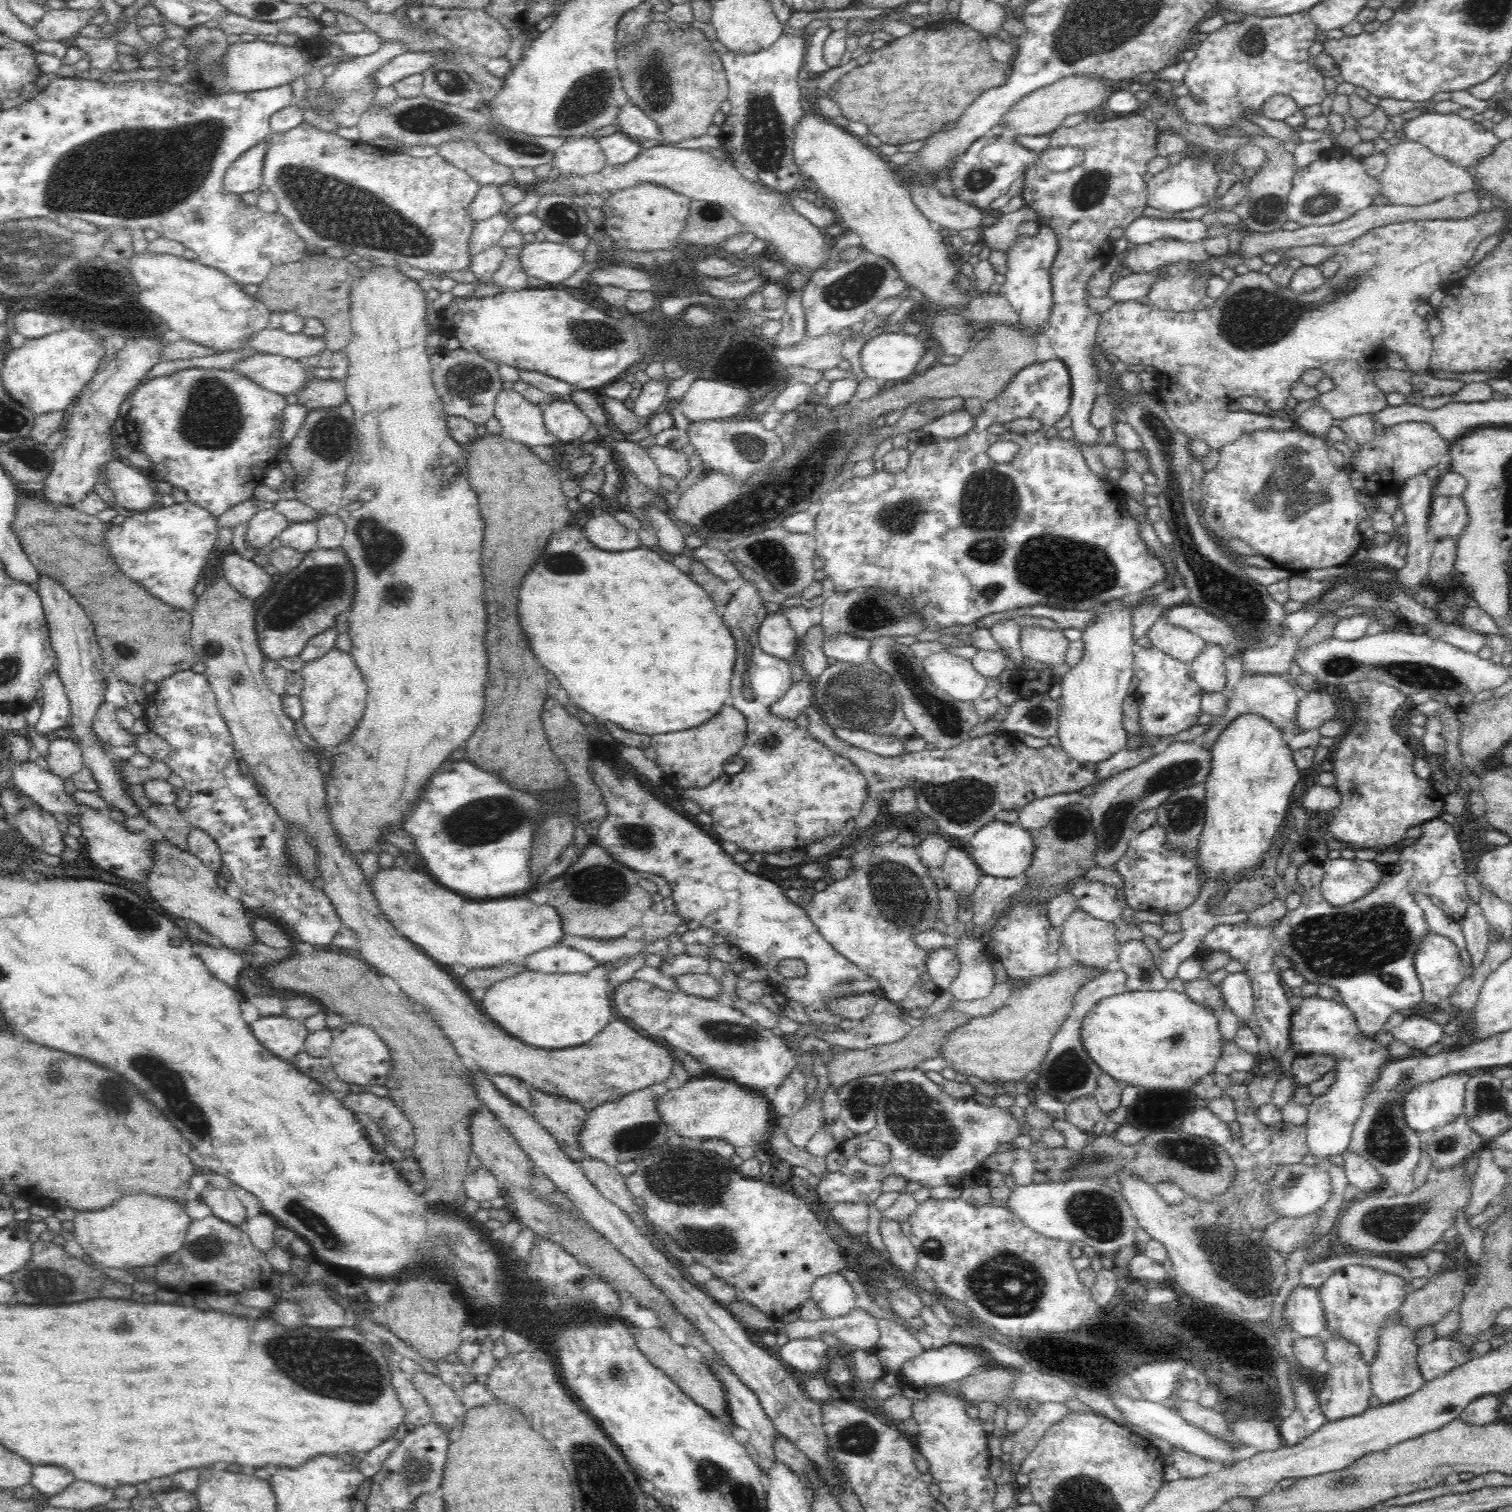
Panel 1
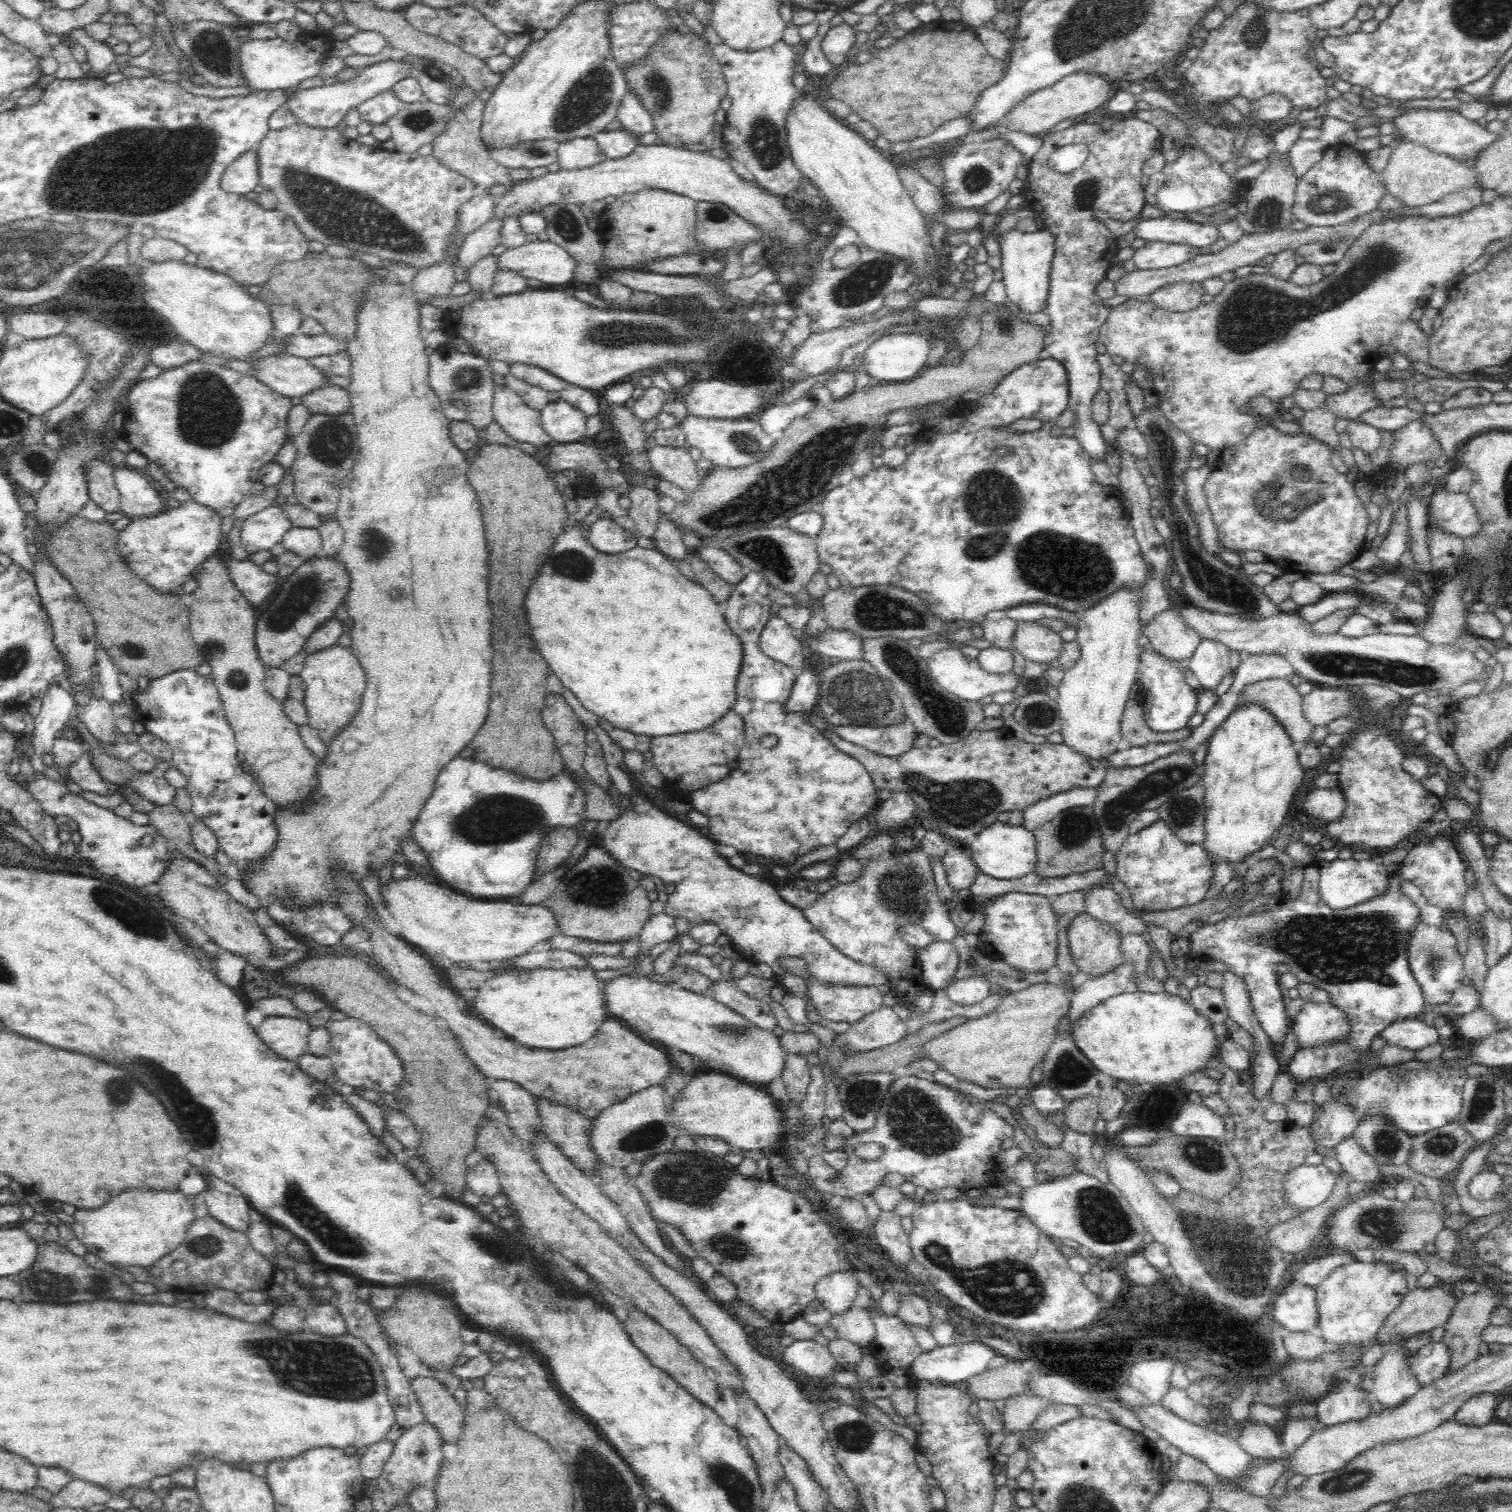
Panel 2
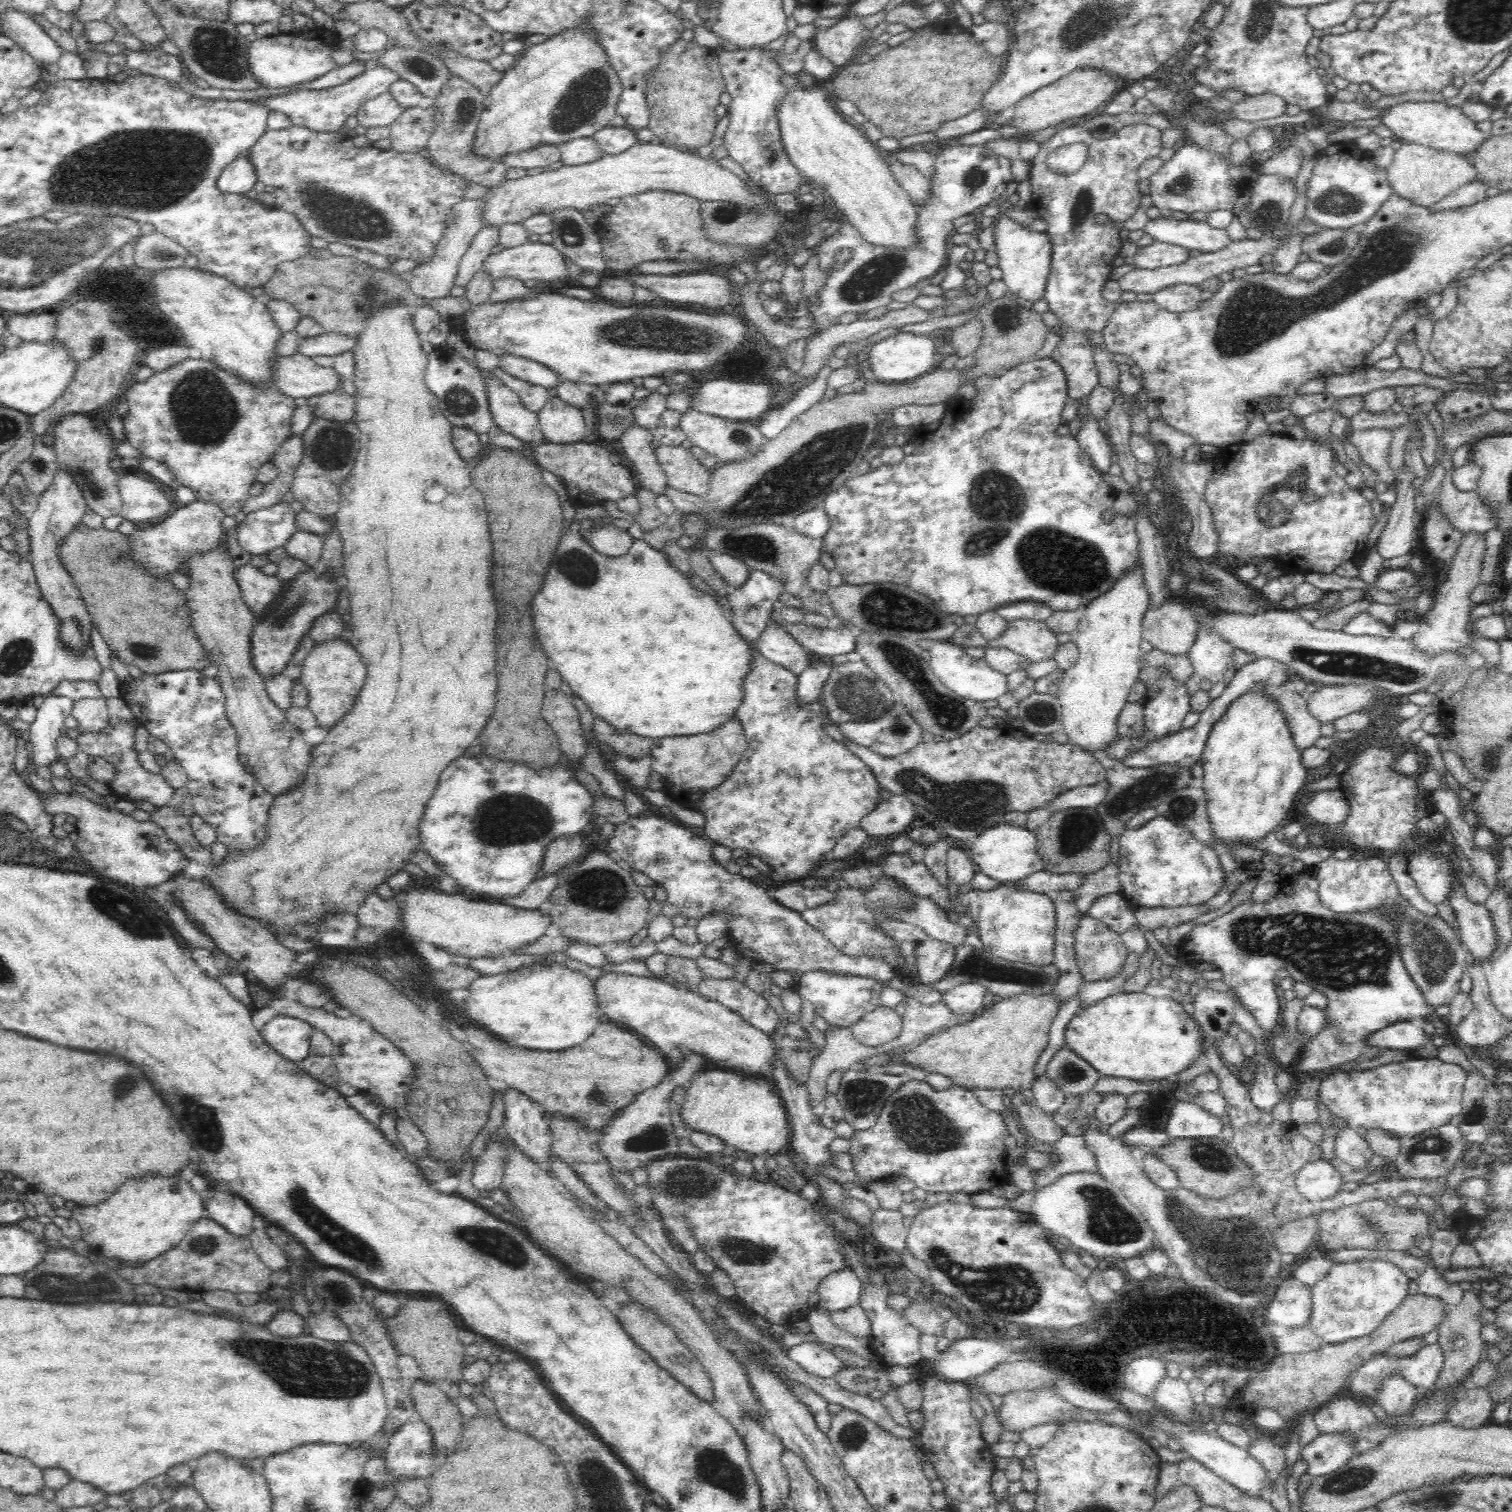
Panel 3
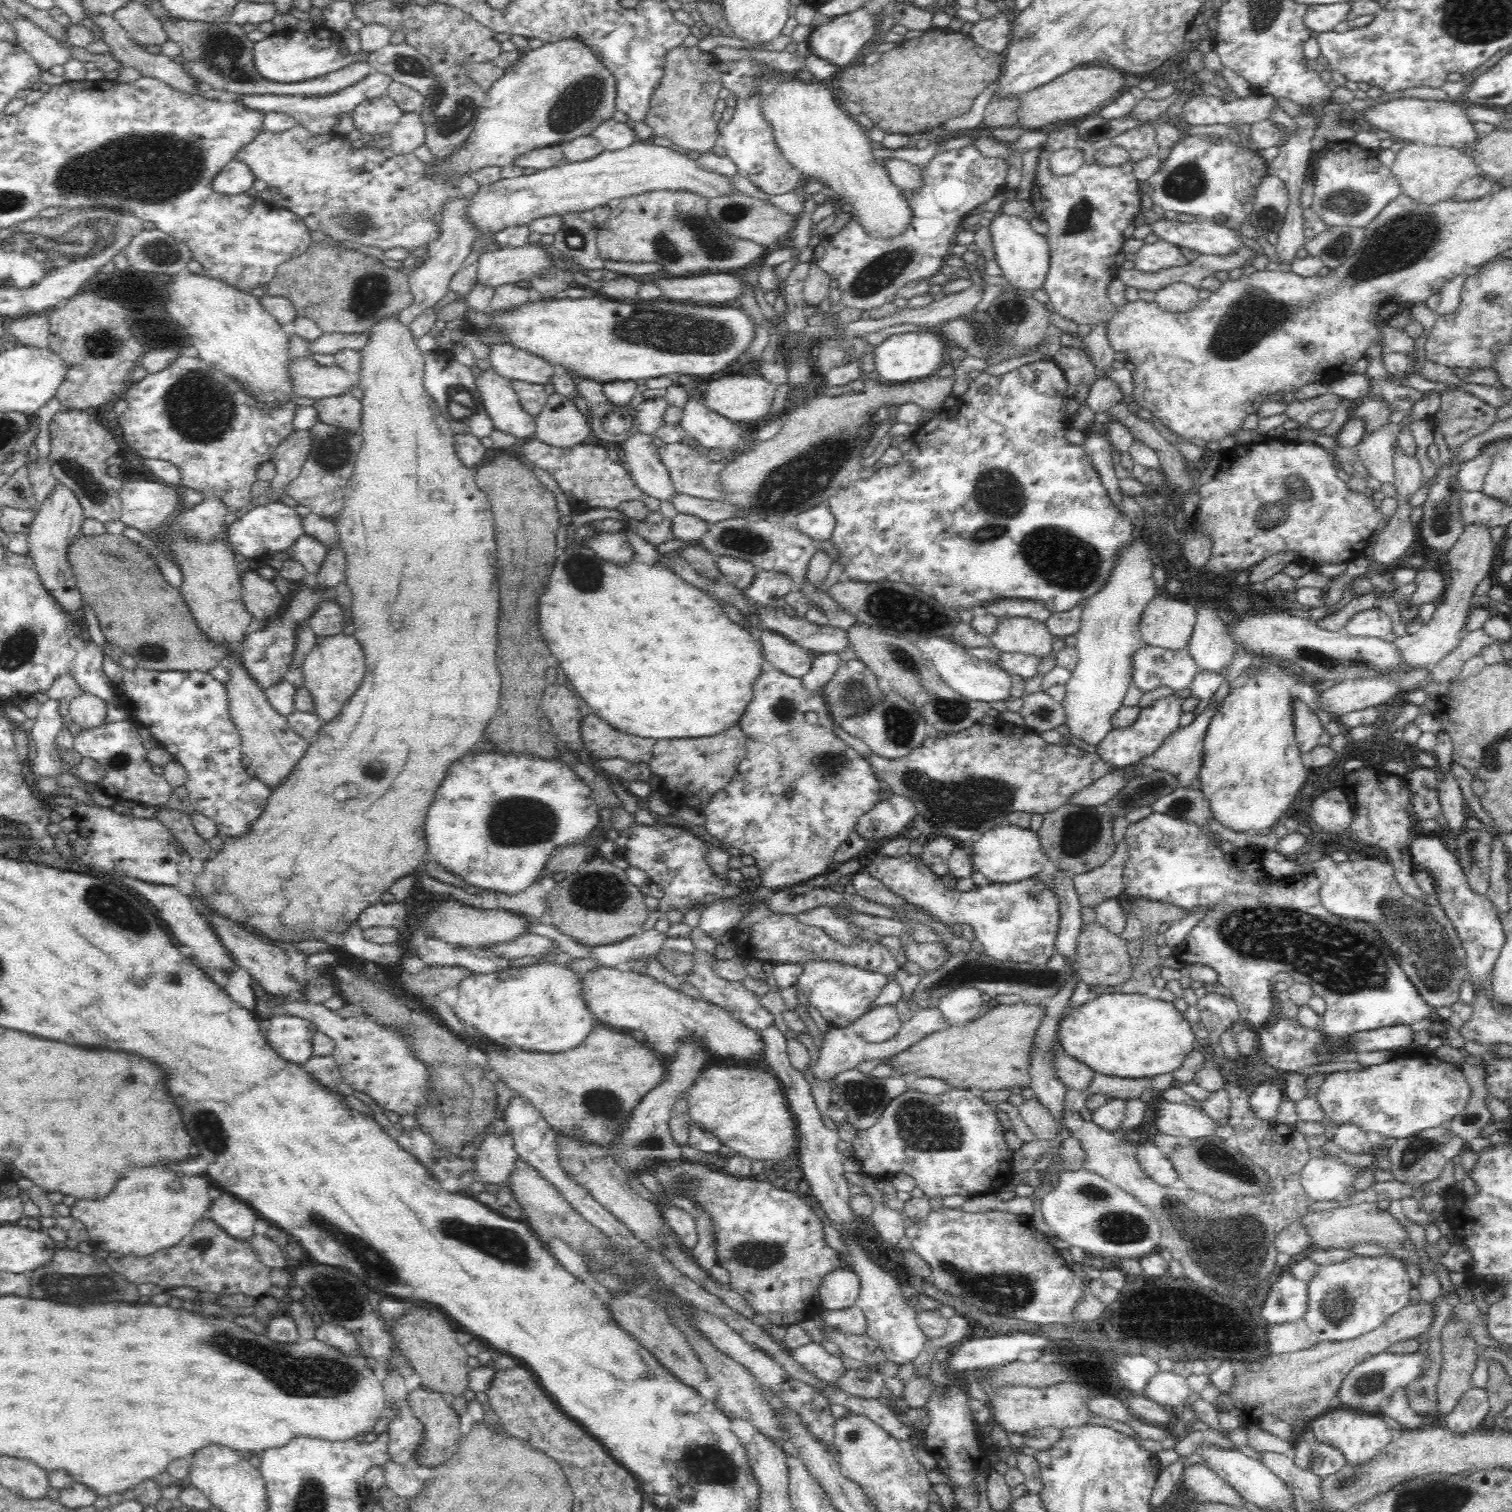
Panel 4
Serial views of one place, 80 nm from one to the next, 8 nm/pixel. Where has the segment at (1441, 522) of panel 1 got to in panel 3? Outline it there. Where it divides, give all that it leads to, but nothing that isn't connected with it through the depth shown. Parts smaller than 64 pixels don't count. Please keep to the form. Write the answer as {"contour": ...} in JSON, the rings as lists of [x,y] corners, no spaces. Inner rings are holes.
{"contour":[[[1445,453],[1441,465],[1446,469],[1442,488],[1435,497],[1440,513],[1450,521],[1456,531],[1463,535],[1470,533],[1484,534],[1494,528],[1494,515],[1490,507],[1478,499],[1474,491],[1460,492],[1452,483],[1451,468],[1453,462],[1449,454]]]}

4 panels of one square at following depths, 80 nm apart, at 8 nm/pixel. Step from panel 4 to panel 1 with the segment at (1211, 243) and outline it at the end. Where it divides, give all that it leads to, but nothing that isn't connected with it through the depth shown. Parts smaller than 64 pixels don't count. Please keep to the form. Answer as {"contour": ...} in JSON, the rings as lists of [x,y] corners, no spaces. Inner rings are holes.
{"contour":[[[1141,216],[1123,229],[1127,243],[1142,246],[1160,238],[1177,238],[1186,242],[1204,240],[1206,223],[1202,219],[1153,218]]]}

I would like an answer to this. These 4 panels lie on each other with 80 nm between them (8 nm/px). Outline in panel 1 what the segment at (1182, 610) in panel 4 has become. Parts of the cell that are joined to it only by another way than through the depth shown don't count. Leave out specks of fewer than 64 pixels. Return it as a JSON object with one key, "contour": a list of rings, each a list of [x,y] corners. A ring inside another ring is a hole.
{"contour":[[[1160,615],[1151,630],[1148,631],[1154,647],[1169,654],[1189,667],[1204,650],[1206,642],[1192,631],[1170,625],[1164,615]]]}

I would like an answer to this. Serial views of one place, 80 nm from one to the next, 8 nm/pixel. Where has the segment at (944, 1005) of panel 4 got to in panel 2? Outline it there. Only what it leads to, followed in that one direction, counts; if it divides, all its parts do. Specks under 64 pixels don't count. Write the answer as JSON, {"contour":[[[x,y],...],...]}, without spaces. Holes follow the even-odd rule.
{"contour":[[[970,974],[964,978],[955,978],[955,981],[945,988],[945,992],[956,1004],[976,1004],[990,994],[990,988],[991,984],[983,974]]]}

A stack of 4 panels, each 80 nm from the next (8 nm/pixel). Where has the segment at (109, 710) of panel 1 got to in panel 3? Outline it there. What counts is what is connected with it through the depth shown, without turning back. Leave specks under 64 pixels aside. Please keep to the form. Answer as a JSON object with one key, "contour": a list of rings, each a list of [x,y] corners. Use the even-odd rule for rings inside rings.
{"contour":[[[104,697],[83,698],[74,701],[71,715],[76,718],[84,732],[101,733],[110,726],[111,715],[108,714]]]}

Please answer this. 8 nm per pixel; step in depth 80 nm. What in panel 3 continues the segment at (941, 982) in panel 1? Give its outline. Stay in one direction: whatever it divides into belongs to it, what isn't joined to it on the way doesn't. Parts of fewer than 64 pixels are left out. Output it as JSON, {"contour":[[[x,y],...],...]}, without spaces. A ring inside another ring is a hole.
{"contour":[[[929,938],[915,947],[916,966],[926,982],[934,986],[952,970],[955,947],[946,942]]]}

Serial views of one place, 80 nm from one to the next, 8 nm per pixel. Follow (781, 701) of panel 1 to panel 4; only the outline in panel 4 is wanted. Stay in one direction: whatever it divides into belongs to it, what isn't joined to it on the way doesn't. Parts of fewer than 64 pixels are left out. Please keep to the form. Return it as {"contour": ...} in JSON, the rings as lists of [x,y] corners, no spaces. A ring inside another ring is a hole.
{"contour":[[[826,653],[814,656],[810,670],[800,678],[804,691],[810,695],[821,694],[826,683],[834,676],[834,672],[836,672],[836,668],[838,668],[840,662],[838,653]]]}

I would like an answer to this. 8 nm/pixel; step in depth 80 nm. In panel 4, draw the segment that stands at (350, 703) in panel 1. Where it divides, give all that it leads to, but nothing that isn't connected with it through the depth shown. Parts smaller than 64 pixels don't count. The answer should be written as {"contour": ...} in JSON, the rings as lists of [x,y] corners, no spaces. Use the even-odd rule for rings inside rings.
{"contour":[[[351,632],[317,638],[314,648],[304,659],[302,672],[303,686],[312,695],[313,713],[328,724],[342,712],[362,684],[366,672],[364,653]]]}

